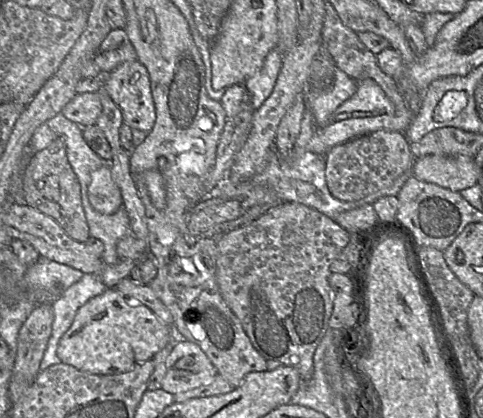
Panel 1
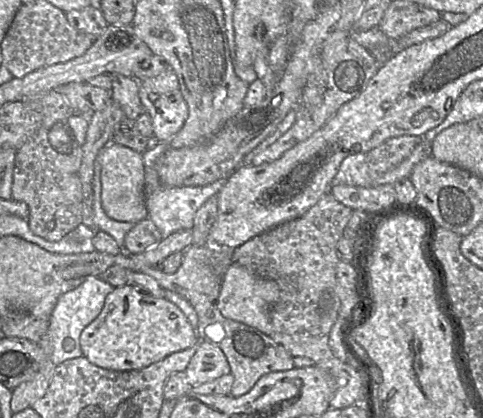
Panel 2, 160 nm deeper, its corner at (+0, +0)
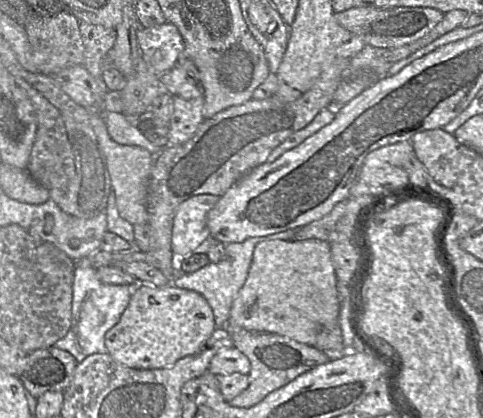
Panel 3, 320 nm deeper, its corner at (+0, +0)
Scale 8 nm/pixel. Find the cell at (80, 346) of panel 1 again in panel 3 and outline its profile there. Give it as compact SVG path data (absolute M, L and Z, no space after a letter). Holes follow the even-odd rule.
M168 284L164 287L137 285L134 287L130 302L123 312L119 322L106 333L105 346L107 348L107 354L110 355L113 360L126 367L139 370L161 369L173 365L181 358L196 354L206 344L206 342L210 339L216 329L217 327L215 325L215 320L211 307L209 306L205 298L197 292L177 288L171 284Z

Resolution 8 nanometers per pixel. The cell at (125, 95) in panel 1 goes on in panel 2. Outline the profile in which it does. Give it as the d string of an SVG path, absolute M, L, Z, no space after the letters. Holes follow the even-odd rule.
M155 56L148 69L136 72L139 81L139 97L142 112L152 119L153 137L159 143L167 144L183 127L188 117L188 106L184 100L177 75L163 59Z

